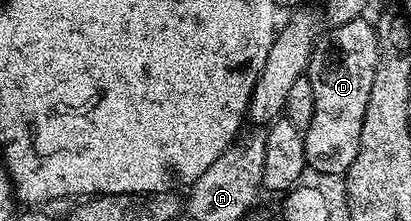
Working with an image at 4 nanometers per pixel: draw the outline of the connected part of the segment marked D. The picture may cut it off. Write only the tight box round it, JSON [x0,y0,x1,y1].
[303,18,378,177]

